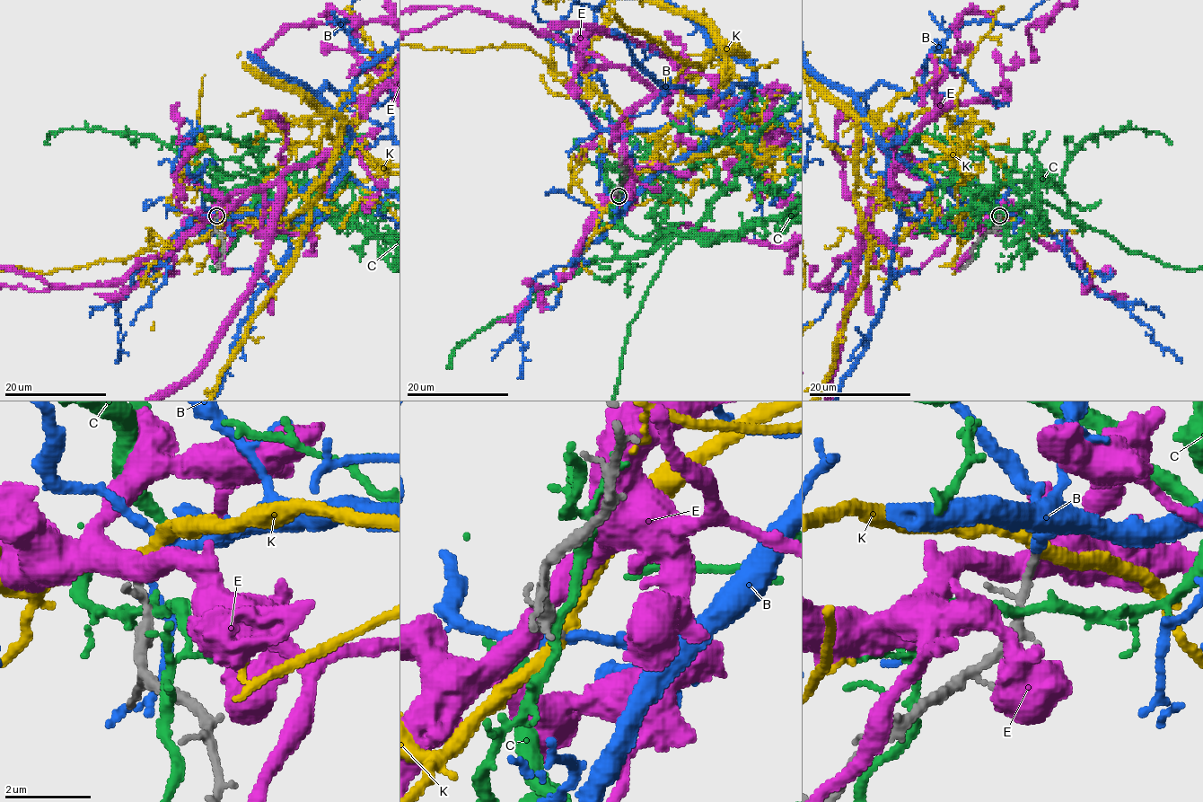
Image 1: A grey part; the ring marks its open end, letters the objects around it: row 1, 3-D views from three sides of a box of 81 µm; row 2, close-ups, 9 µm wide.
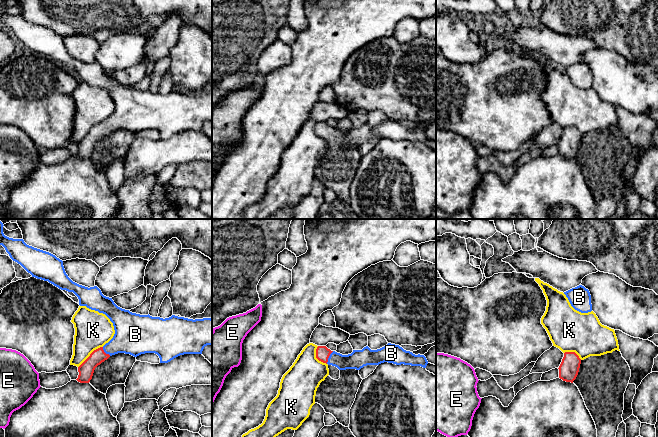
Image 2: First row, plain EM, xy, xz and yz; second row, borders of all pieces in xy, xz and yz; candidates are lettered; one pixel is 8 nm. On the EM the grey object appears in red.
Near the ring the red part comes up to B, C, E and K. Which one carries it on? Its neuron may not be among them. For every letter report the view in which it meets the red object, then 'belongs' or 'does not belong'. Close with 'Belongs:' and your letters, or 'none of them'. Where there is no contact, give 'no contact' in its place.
B: contact in xz; belongs
C: no contact; does not belong
E: no contact; does not belong
K: contact in xy; does not belong
Belongs: B

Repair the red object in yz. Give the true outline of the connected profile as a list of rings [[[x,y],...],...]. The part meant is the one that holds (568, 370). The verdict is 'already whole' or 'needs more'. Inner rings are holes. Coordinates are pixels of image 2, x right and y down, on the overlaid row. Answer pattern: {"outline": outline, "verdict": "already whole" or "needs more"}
{"outline": [[[565,352],[562,362],[559,366],[559,378],[566,382],[571,382],[576,379],[581,359],[575,352]]], "verdict": "already whole"}

